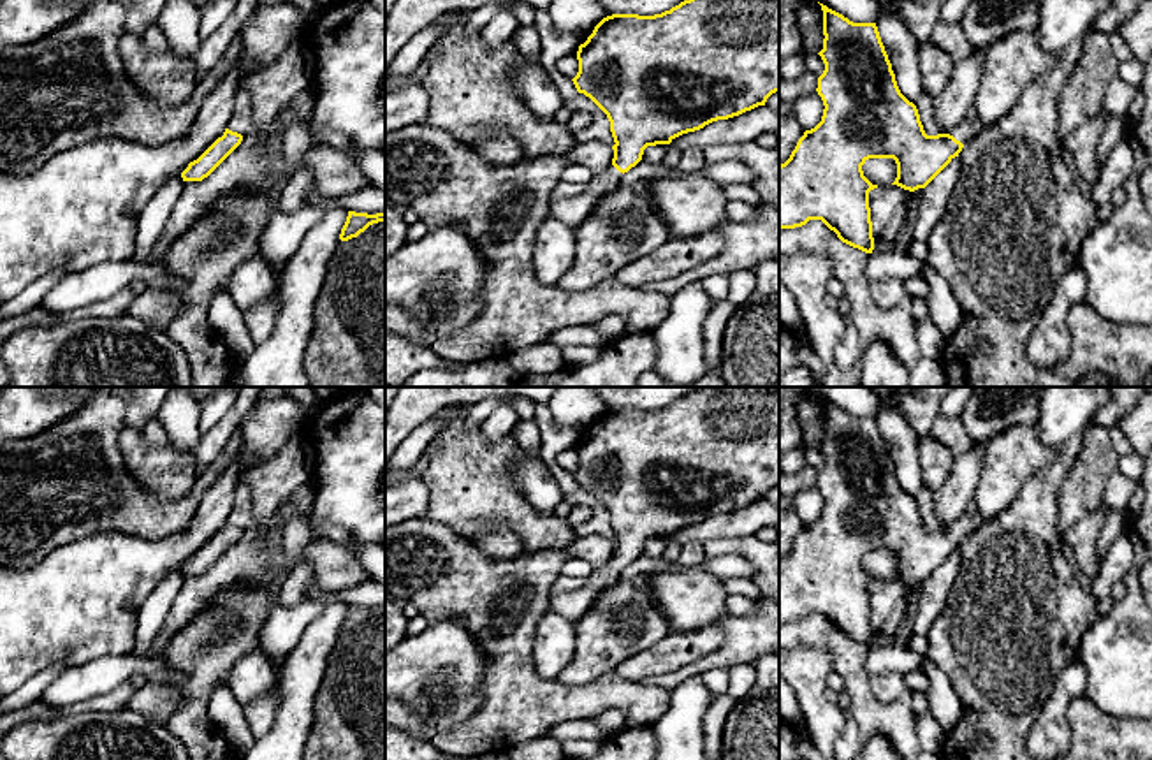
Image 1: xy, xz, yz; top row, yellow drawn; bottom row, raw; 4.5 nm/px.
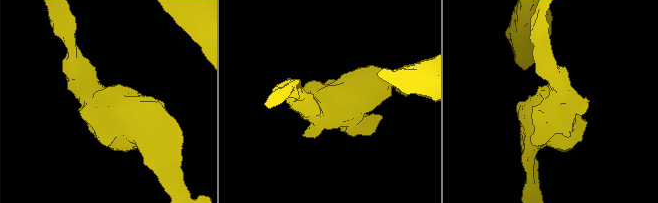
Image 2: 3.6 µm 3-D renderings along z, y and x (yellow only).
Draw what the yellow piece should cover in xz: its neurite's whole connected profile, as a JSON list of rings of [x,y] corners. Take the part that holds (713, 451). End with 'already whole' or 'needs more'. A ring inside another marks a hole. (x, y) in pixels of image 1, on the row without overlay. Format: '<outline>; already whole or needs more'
[[[698,387],[654,410],[612,408],[603,412],[577,445],[577,486],[589,491],[609,512],[614,531],[612,559],[594,568],[582,589],[550,593],[547,610],[575,623],[596,596],[621,579],[647,540],[670,538],[675,531],[705,519],[739,510],[779,486],[779,387]]]; needs more

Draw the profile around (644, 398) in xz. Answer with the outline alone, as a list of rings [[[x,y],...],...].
[[[593,387],[598,398],[605,403],[607,410],[612,408],[638,408],[654,410],[698,387]]]

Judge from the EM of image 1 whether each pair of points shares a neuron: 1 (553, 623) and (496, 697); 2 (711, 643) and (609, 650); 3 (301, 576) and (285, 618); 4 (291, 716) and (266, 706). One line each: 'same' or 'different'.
1: different
2: different
3: different
4: different

